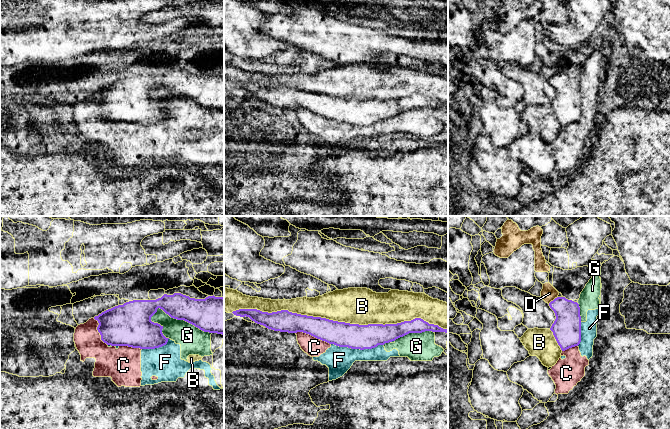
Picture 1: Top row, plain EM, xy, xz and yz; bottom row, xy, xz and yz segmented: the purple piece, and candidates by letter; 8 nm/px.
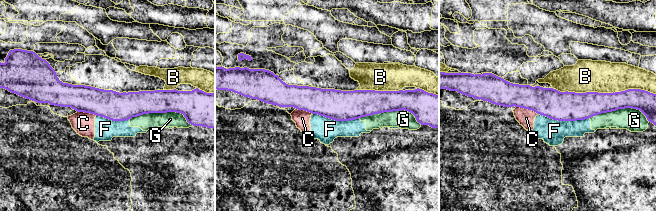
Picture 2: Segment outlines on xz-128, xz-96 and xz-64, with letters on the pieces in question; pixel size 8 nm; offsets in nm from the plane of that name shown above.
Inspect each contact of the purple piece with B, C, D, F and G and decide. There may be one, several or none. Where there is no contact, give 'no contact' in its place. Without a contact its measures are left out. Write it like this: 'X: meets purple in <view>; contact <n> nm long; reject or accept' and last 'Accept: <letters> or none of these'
B: meets purple in xz; contact 1750 nm long; reject
C: meets purple in xz; contact 300 nm long; reject
D: meets purple in yz; contact 100 nm long; reject
F: meets purple in xz; contact 420 nm long; reject
G: meets purple in xy; contact 500 nm long; reject
Accept: none of these

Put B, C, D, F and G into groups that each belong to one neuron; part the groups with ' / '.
B / C F G / D

